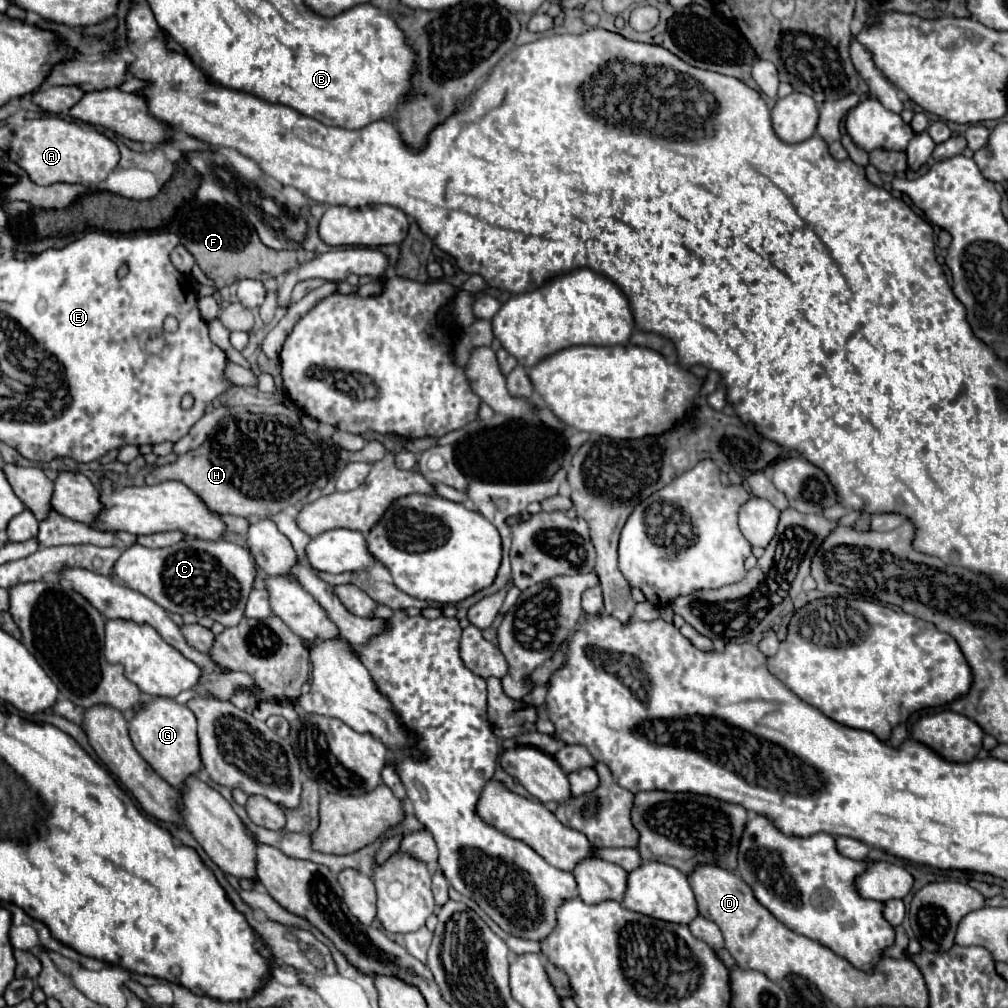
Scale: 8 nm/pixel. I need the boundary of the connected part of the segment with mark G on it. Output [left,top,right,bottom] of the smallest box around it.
[128,697,202,789]

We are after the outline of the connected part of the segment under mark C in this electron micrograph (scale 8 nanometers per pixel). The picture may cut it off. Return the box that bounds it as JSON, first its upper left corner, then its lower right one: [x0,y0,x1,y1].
[114,537,256,627]

